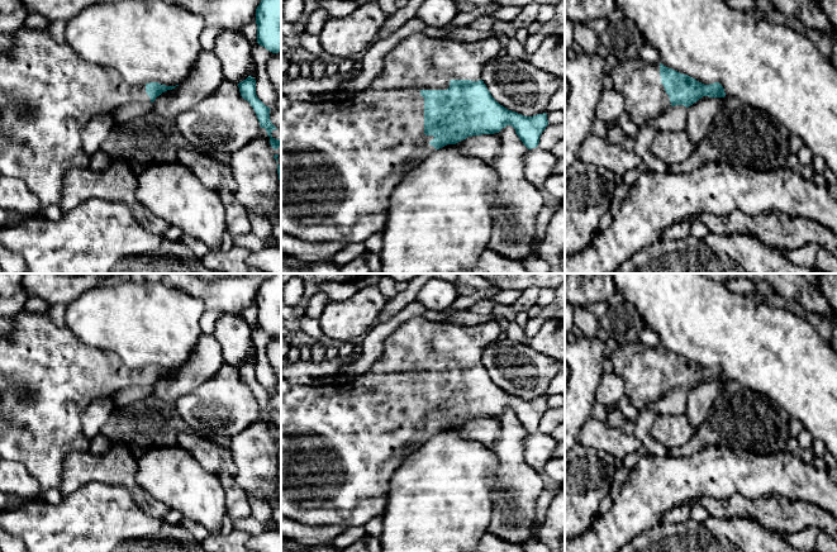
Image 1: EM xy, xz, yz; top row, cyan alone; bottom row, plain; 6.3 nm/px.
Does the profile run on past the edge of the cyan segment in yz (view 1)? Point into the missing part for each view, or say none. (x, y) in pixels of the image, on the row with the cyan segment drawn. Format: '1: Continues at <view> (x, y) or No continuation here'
1: Continues at yz (640, 84)

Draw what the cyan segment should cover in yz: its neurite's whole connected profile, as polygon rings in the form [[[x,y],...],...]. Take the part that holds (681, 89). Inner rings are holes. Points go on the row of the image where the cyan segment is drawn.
[[[641,60],[619,62],[610,72],[613,89],[624,99],[626,111],[638,127],[647,125],[669,108],[689,108],[703,96],[727,97],[719,82],[704,85],[664,66]]]

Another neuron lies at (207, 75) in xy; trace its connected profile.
[[[201,49],[190,77],[175,89],[157,96],[152,103],[152,113],[176,119],[182,111],[192,109],[211,95],[224,78],[223,66],[215,52]]]

